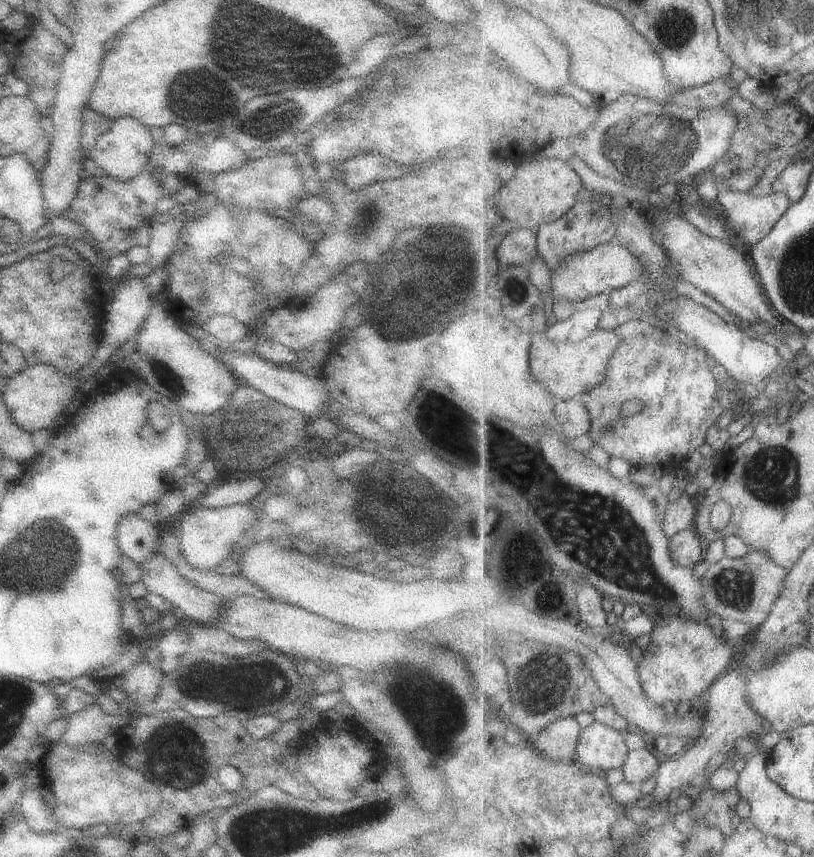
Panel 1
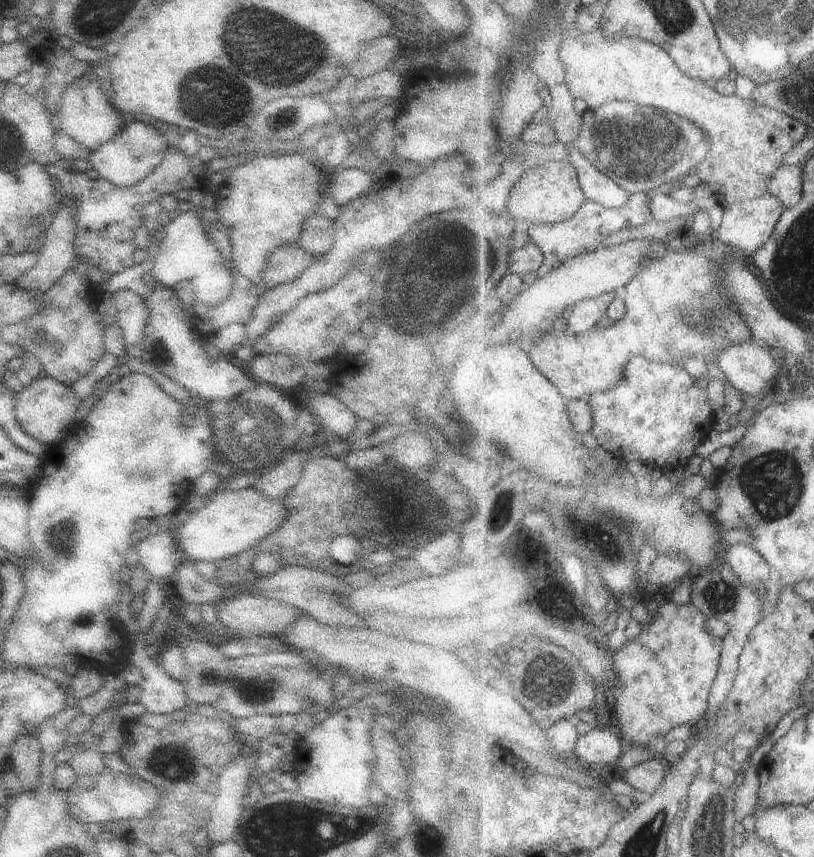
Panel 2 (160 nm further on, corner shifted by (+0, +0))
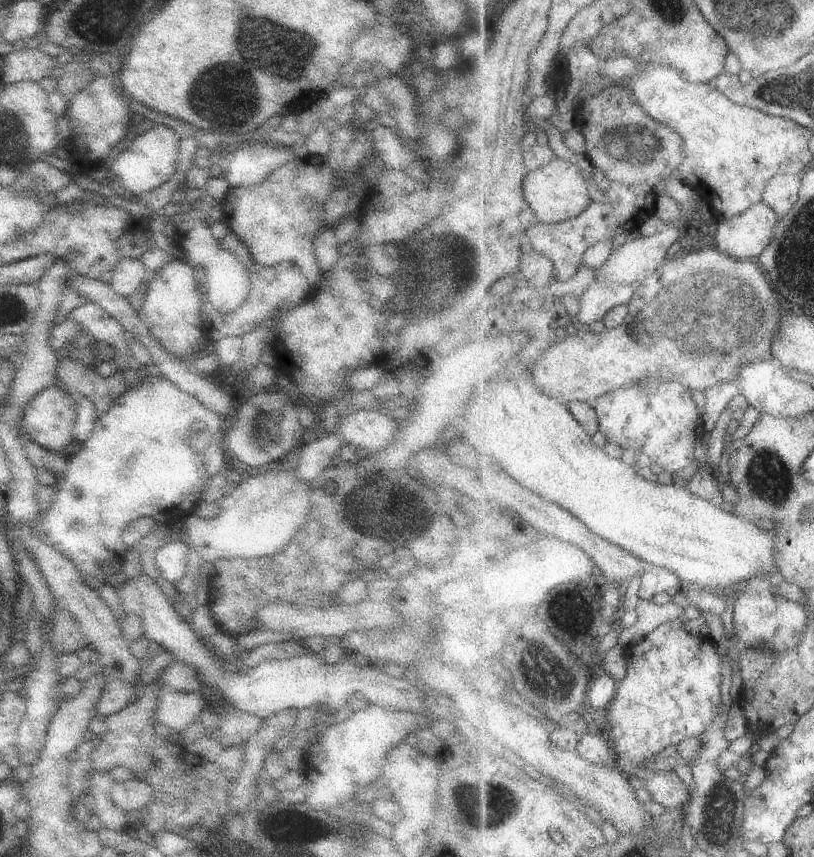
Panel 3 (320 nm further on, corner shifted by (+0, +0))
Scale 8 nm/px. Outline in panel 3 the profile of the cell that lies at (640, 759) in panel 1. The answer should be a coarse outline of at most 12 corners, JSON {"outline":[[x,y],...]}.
{"outline":[[655,772],[645,784],[653,798],[681,812],[692,796],[675,772]]}

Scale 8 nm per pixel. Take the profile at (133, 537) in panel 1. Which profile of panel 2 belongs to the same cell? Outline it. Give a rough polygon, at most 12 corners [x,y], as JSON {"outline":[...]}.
{"outline":[[170,530],[135,544],[140,565],[165,585],[183,554]]}

